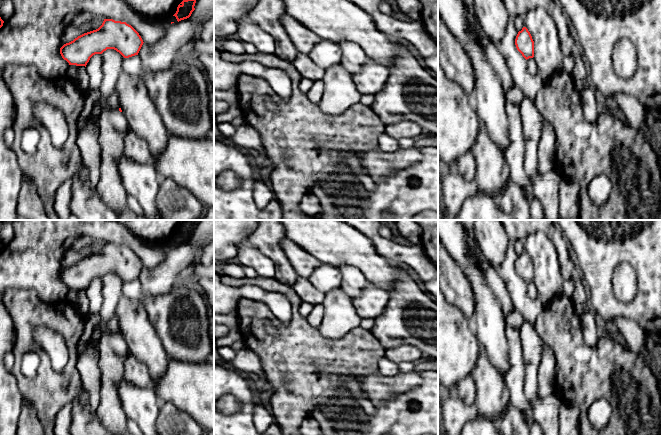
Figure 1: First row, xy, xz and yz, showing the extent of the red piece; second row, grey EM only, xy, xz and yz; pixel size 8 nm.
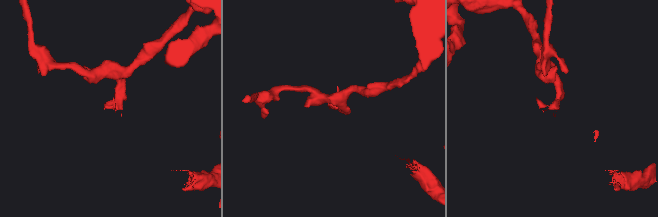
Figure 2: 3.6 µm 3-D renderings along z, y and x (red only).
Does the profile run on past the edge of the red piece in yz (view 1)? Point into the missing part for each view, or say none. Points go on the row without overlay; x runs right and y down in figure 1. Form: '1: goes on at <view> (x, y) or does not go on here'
1: does not go on here

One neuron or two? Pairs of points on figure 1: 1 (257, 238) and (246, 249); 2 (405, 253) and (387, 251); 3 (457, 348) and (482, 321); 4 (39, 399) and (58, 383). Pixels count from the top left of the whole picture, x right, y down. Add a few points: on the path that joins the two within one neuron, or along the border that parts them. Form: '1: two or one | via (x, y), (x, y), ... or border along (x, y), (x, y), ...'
1: two | border along (246, 242), (257, 247), (270, 258)
2: one | via (401, 252), (391, 251)
3: two | border along (470, 324), (479, 342)
4: one | via (44, 394), (53, 388)

